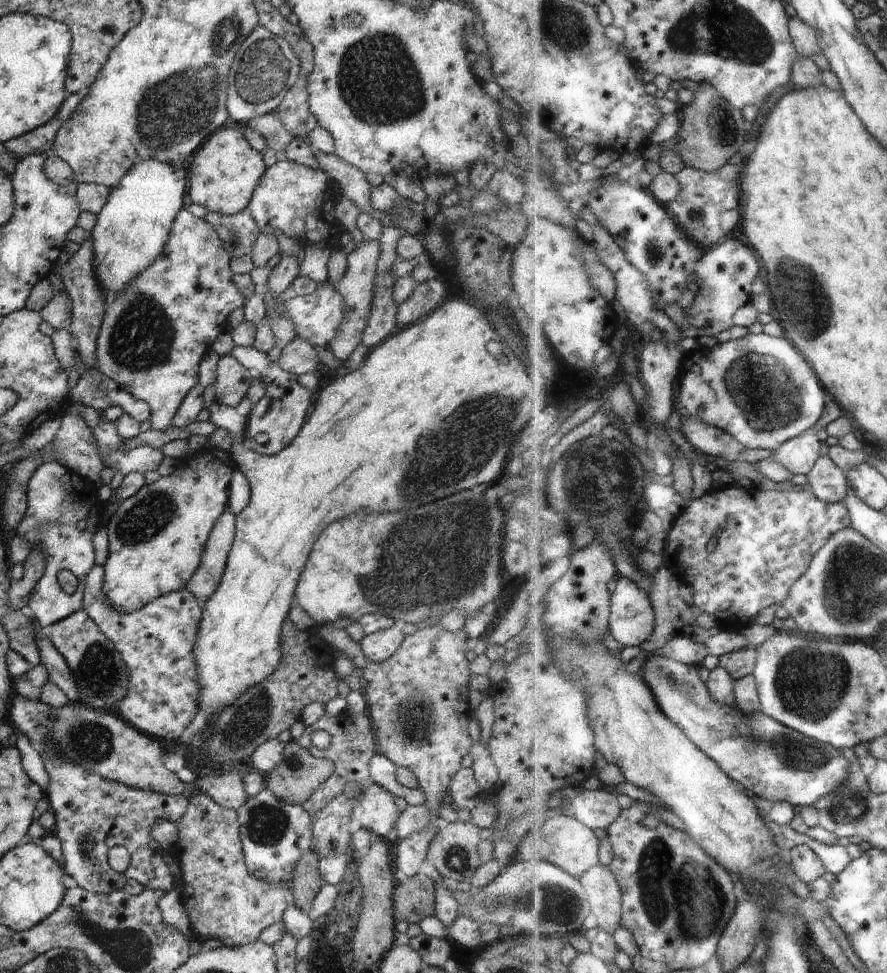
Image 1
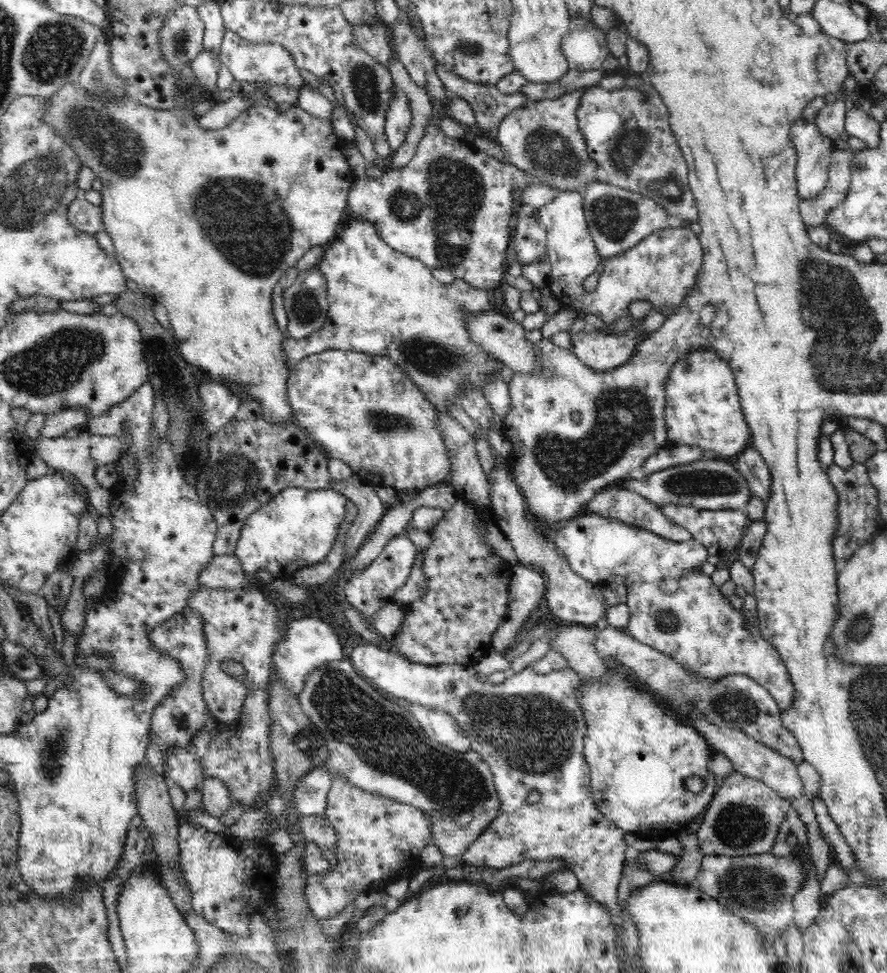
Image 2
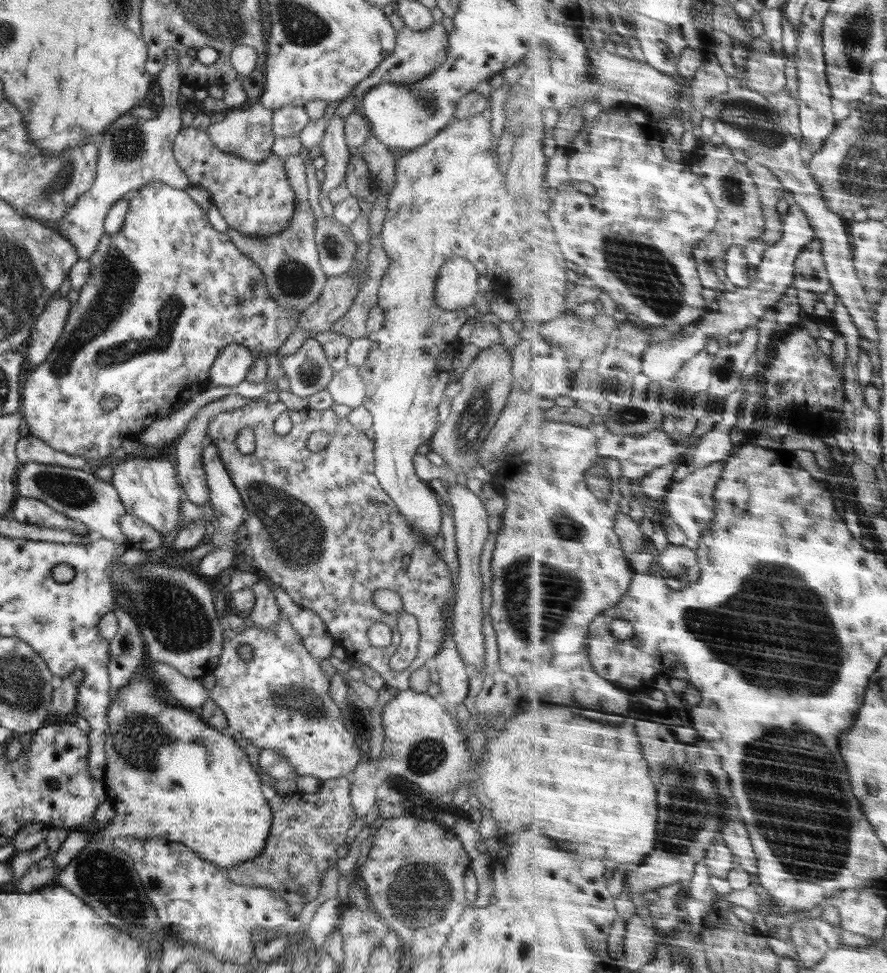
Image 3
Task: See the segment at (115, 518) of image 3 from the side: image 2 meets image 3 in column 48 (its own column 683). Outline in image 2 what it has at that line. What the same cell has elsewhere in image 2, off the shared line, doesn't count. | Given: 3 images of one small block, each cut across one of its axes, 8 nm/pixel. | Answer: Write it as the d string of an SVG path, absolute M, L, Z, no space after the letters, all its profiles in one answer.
M723 458L698 460L692 464L673 466L659 470L654 474L644 475L639 479L628 479L618 484L630 492L641 494L654 506L692 505L702 510L738 510L744 509L752 496L746 478L736 468L726 463Z

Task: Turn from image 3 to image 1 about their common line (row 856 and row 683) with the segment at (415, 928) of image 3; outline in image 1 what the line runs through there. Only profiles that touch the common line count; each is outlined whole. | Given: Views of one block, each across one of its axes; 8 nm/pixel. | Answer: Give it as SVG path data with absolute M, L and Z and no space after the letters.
M332 623L316 627L317 634L328 643L334 650L343 651L352 658L354 666L362 670L362 678L366 680L366 688L363 694L368 707L368 718L370 719L377 750L386 756L397 767L405 767L412 770L419 783L419 788L426 794L425 804L430 808L433 819L430 824L414 832L407 839L392 840L392 862L394 871L400 870L408 879L419 874L420 866L426 861L428 846L432 838L439 832L438 817L440 817L440 802L449 800L447 795L449 783L461 770L461 762L464 756L469 754L473 741L468 734L469 717L469 688L468 678L471 676L469 662L464 652L471 647L471 640L464 629L458 632L448 632L444 628L426 627L417 629L411 636L406 635L404 642L398 652L388 658L386 662L372 664L366 662L360 650L360 643L353 642L345 630L334 628Z

